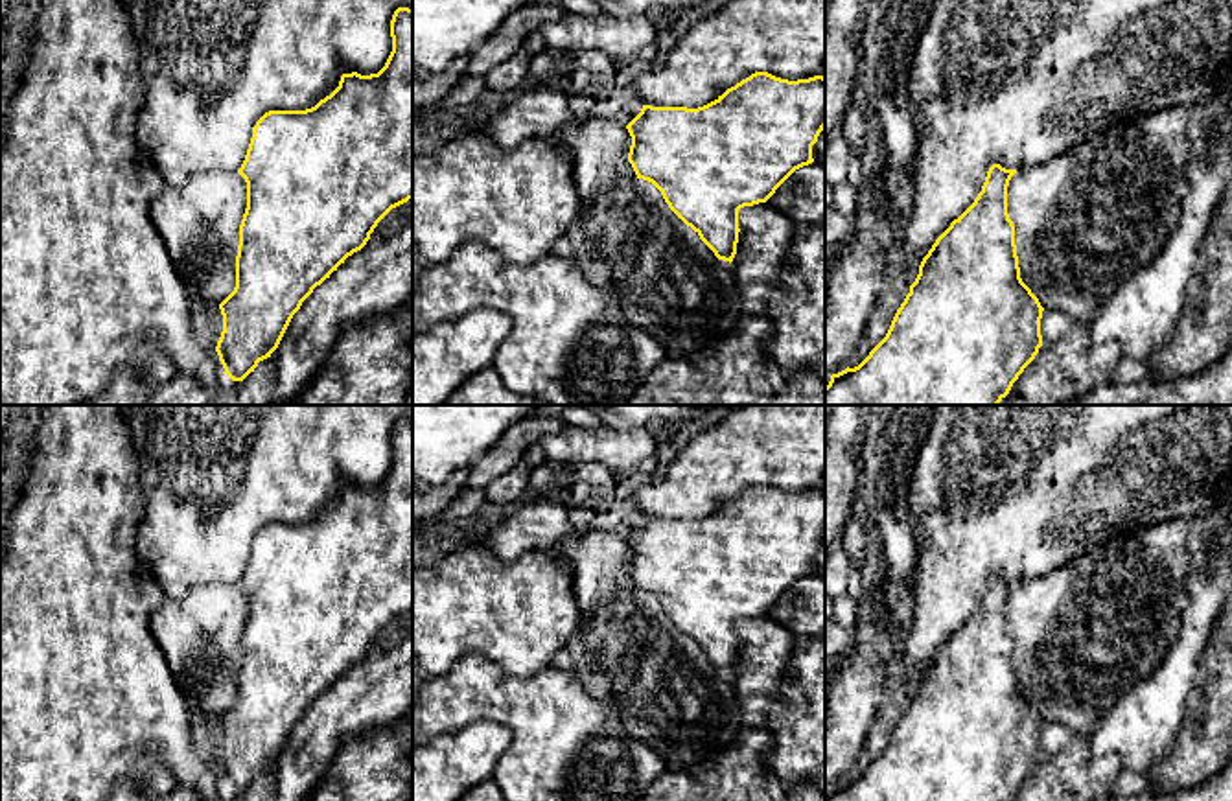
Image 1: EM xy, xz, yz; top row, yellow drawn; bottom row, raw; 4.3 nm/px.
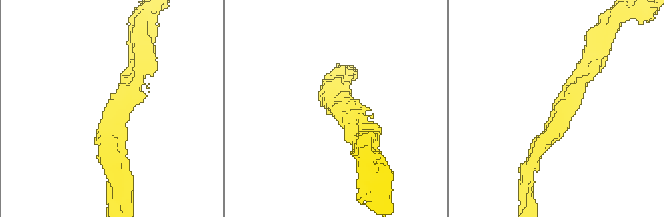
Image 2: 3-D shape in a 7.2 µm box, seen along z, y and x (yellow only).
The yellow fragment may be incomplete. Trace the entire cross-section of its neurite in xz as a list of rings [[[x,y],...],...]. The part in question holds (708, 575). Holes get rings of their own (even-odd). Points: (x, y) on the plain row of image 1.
[[[755,484],[715,514],[698,519],[652,519],[626,538],[578,532],[551,547],[573,565],[580,624],[565,648],[586,691],[619,713],[626,733],[652,748],[667,770],[681,772],[716,757],[746,733],[746,714],[731,674],[738,656],[738,622],[766,615],[799,580],[814,575],[812,558],[825,541],[825,490],[788,493]]]

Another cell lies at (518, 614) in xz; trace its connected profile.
[[[462,540],[453,552],[413,569],[413,654],[425,678],[446,676],[464,654],[479,654],[510,676],[534,676],[552,667],[554,654],[567,644],[578,624],[573,565],[551,551],[530,551],[516,562],[503,562],[479,541]]]

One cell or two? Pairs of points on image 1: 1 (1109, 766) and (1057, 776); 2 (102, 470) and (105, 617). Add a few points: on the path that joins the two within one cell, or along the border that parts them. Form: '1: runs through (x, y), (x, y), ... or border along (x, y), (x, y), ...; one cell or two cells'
1: runs through (1096, 776), (1070, 776); one cell
2: runs through (105, 507), (105, 580); one cell

